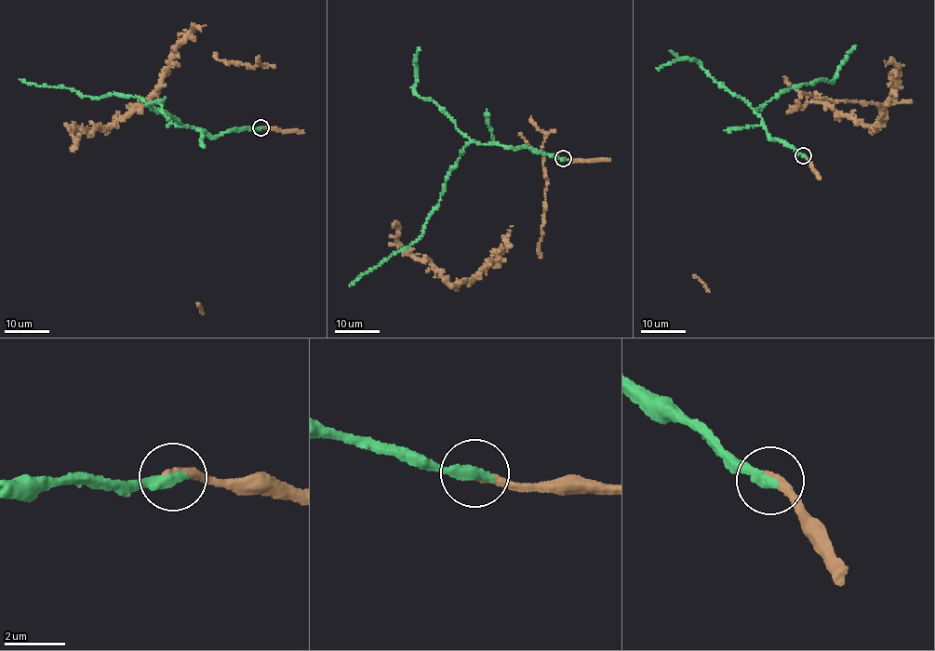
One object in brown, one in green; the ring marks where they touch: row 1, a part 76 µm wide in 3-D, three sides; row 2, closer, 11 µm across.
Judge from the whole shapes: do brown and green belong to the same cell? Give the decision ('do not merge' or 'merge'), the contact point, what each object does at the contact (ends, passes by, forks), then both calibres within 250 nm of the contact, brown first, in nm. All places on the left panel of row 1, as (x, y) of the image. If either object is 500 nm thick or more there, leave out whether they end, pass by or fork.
merge; place (260, 127); brown ends; green ends; calibres 240 and 460 nm

